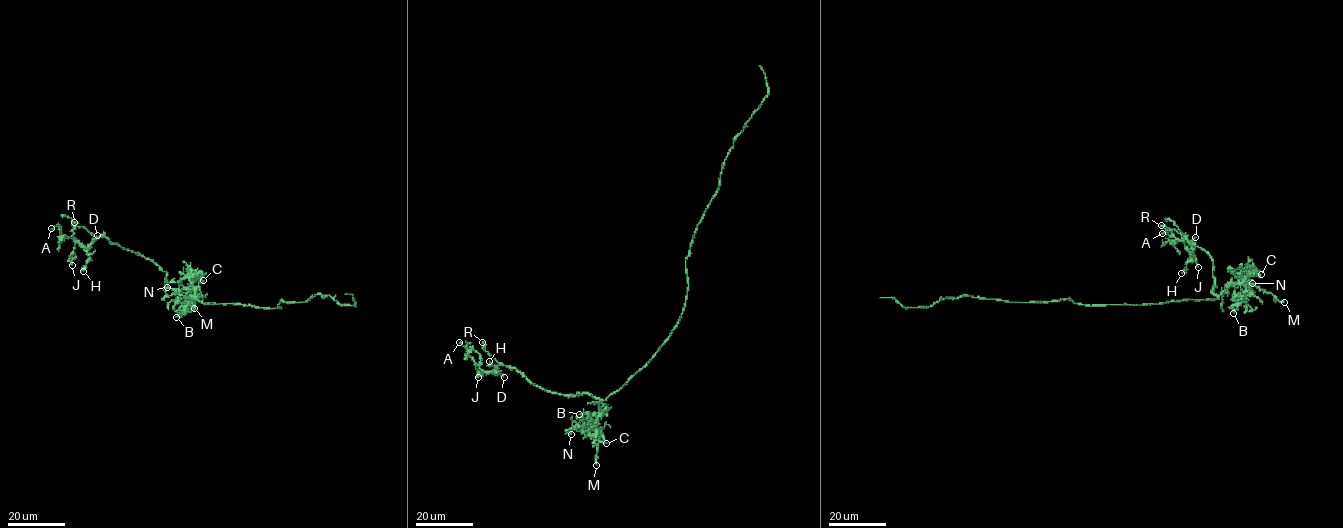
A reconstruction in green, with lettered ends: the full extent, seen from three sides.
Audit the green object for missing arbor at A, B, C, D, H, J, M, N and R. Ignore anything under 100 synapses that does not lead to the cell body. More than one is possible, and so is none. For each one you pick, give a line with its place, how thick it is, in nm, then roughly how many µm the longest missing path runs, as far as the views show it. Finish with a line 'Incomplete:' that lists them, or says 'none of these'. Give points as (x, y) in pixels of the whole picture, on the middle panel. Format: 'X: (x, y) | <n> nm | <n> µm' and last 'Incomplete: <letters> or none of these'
Incomplete: none of these

